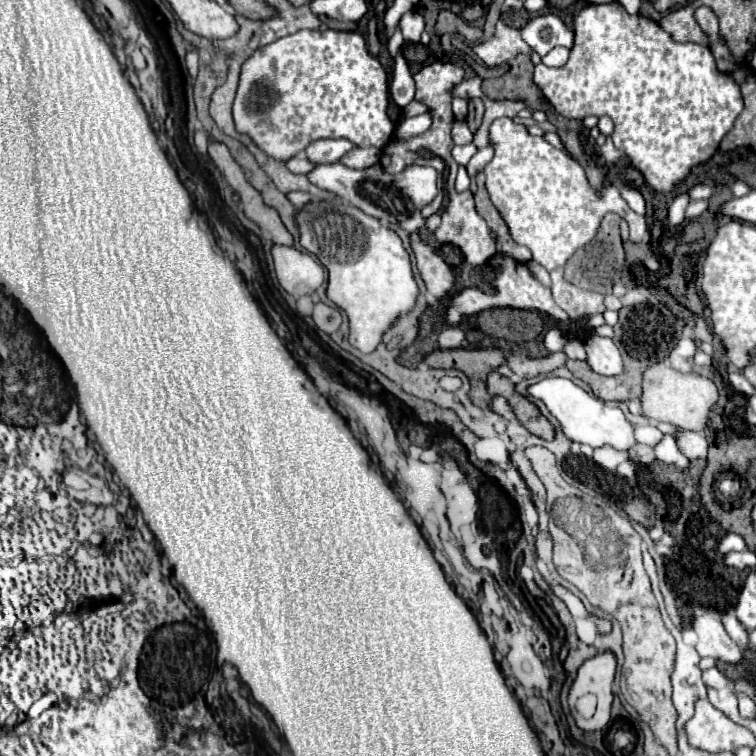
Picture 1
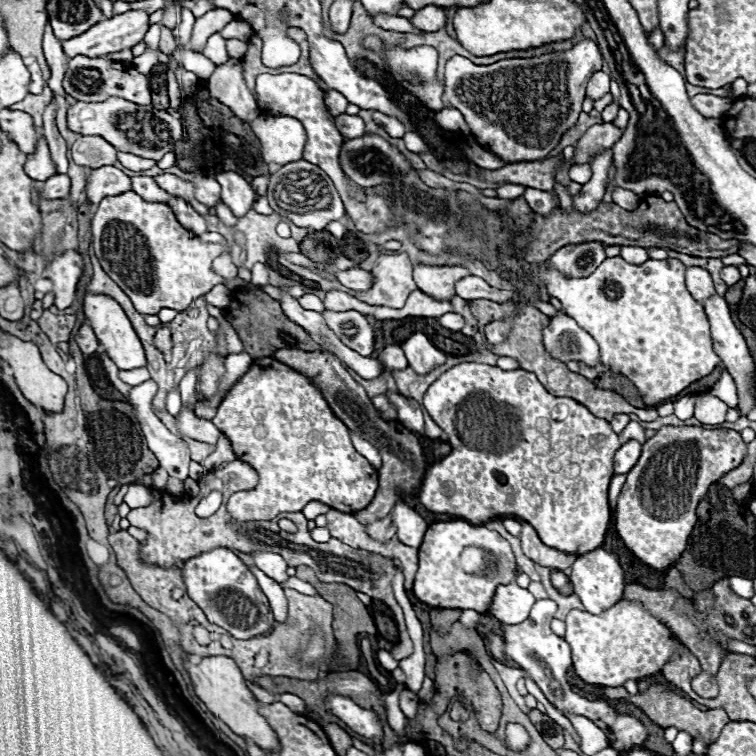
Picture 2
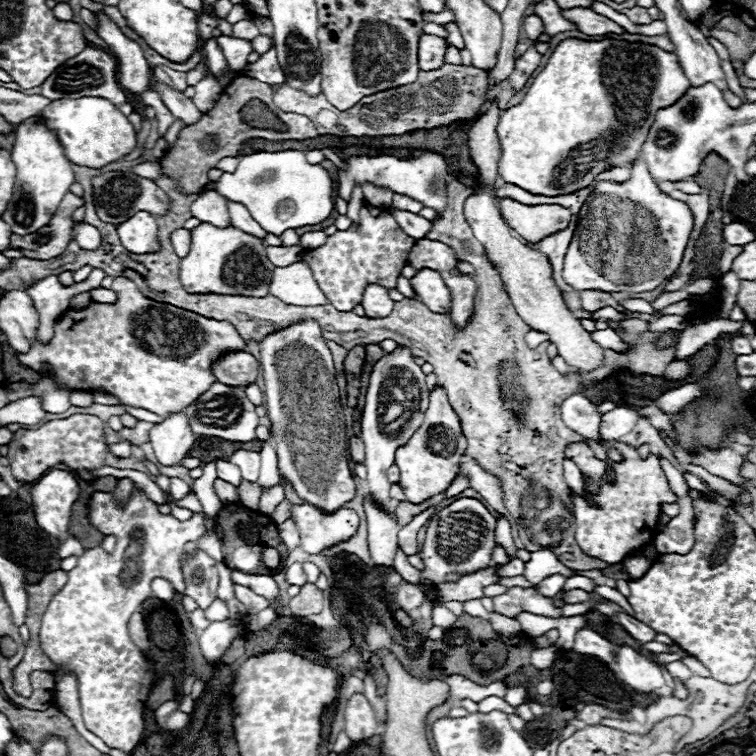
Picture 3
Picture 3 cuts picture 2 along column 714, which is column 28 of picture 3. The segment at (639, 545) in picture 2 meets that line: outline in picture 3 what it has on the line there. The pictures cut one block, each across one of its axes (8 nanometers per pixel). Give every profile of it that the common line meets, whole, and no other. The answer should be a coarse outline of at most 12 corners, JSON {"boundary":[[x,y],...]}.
{"boundary":[[74,414],[8,444],[16,480],[104,466],[104,422]]}

